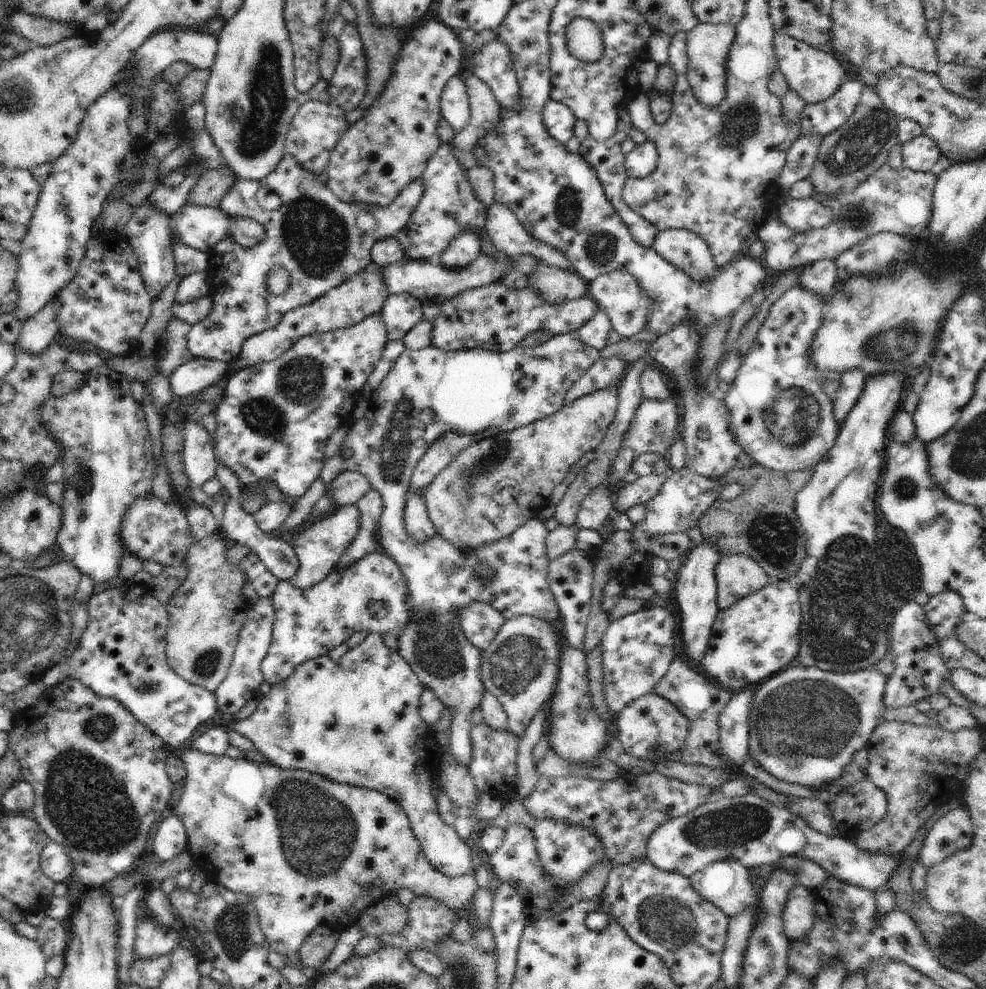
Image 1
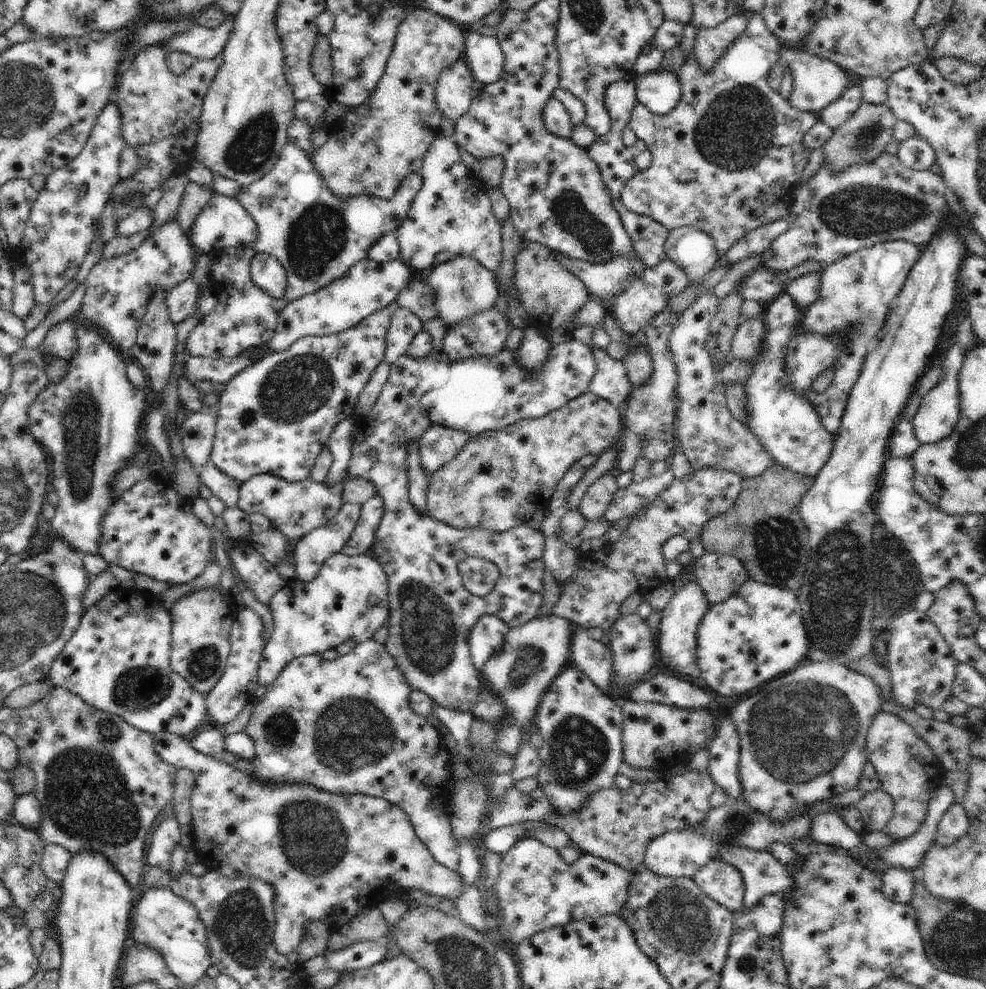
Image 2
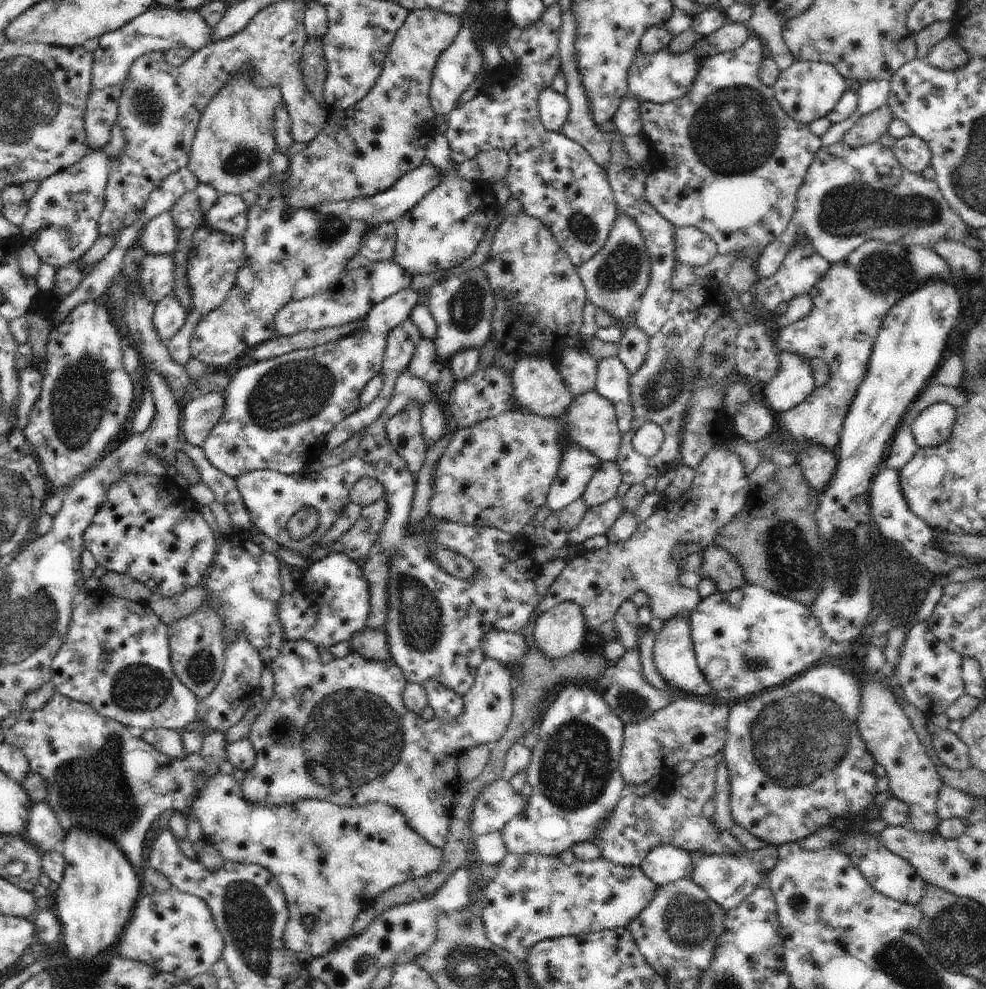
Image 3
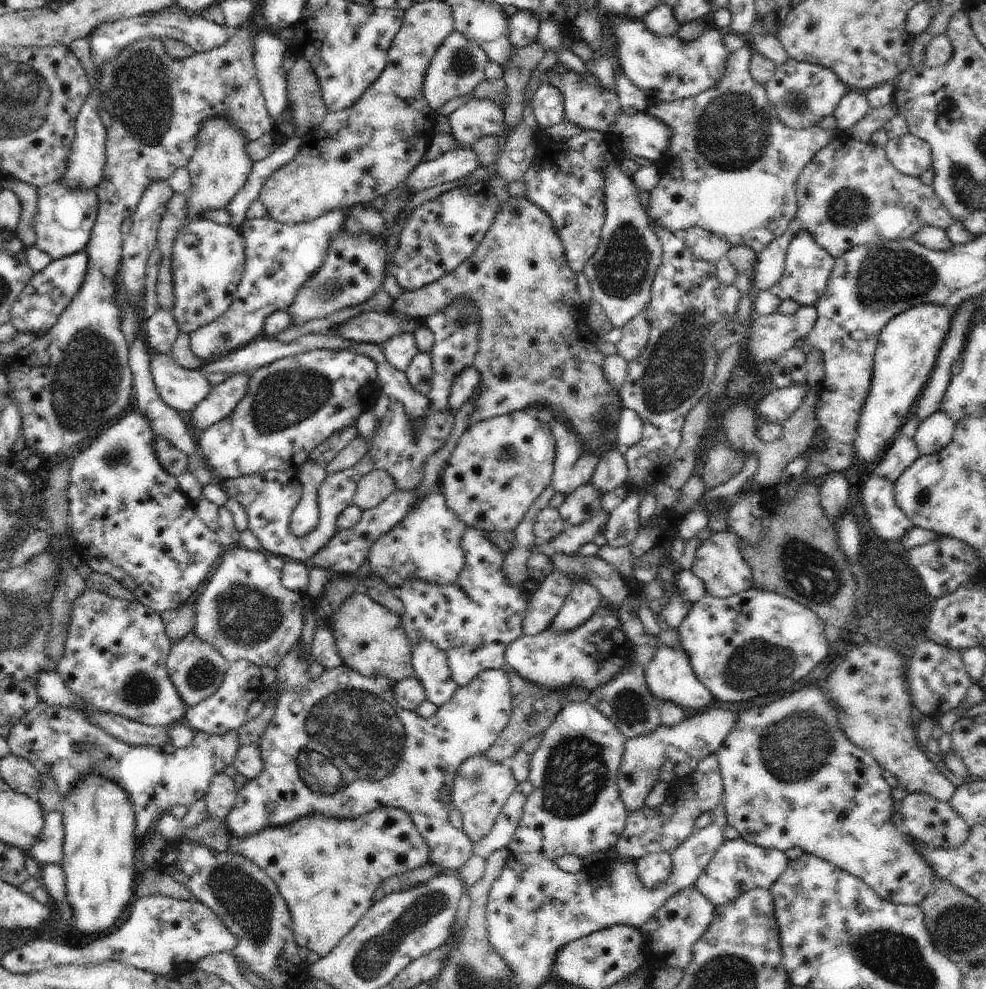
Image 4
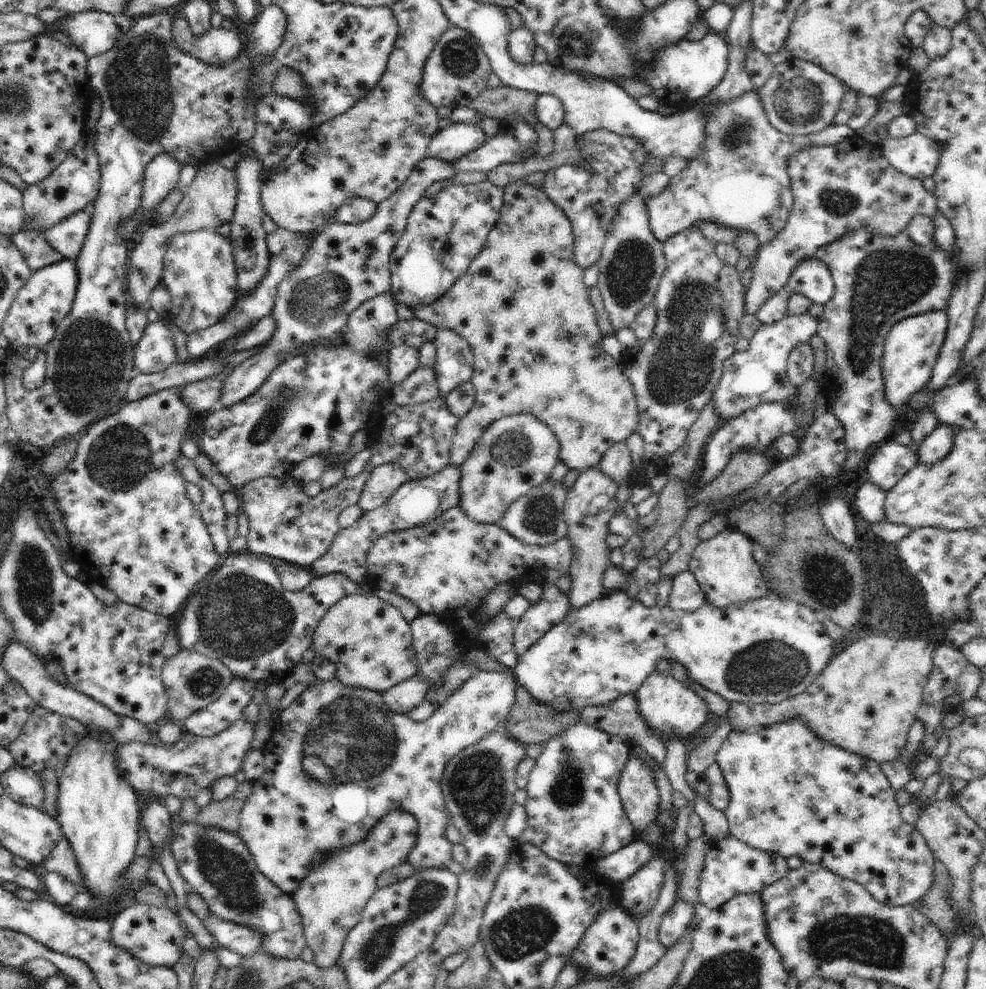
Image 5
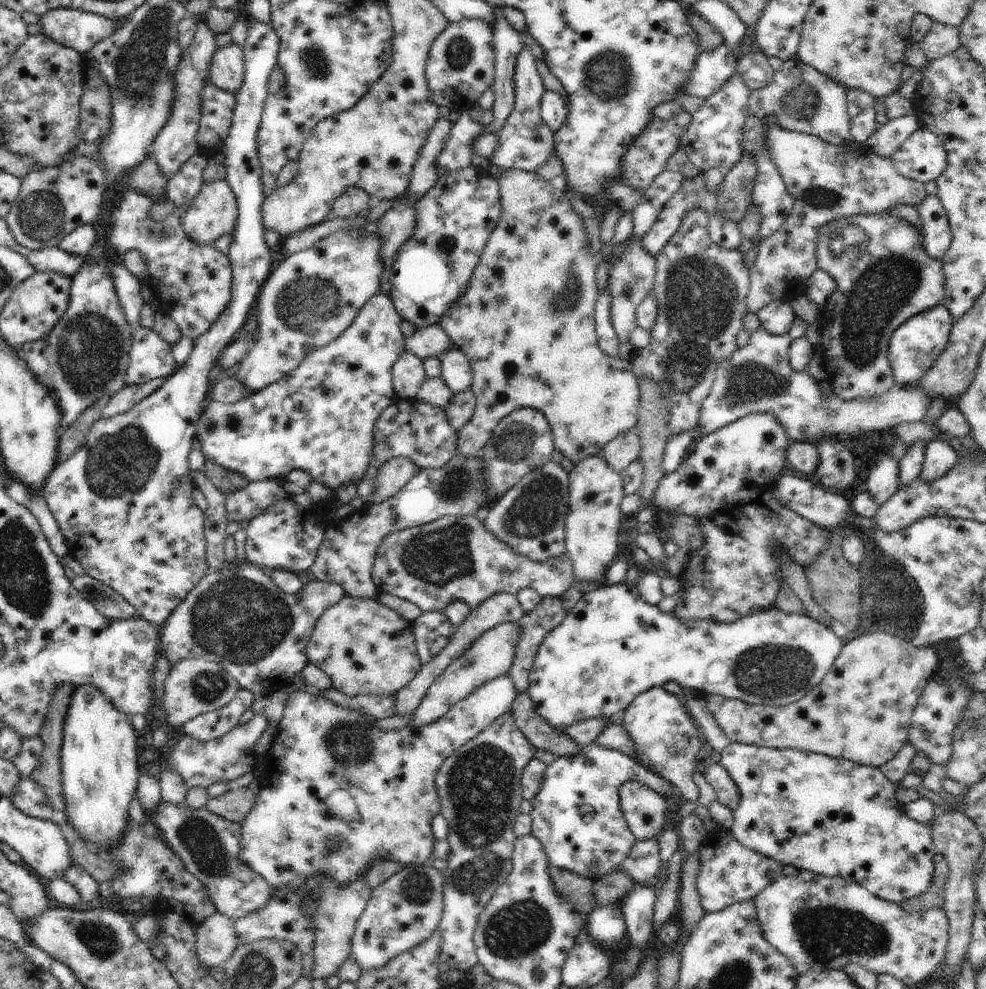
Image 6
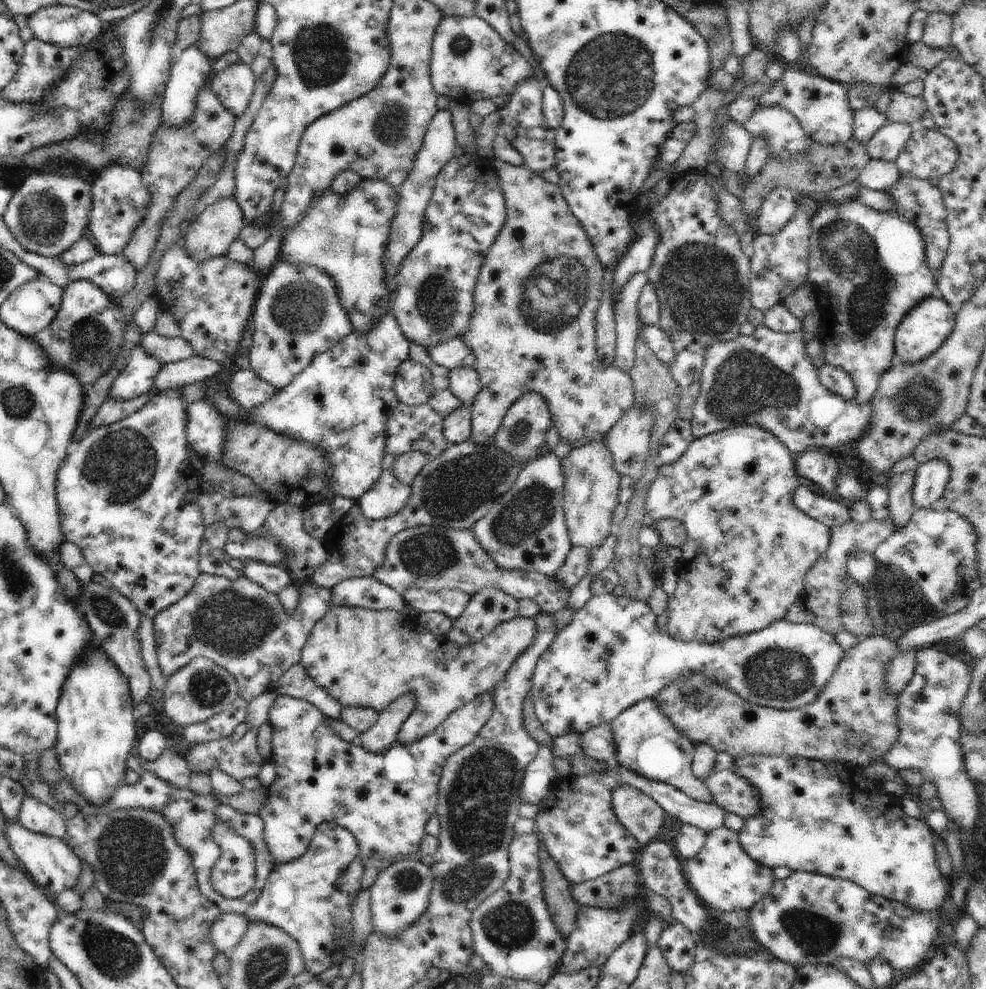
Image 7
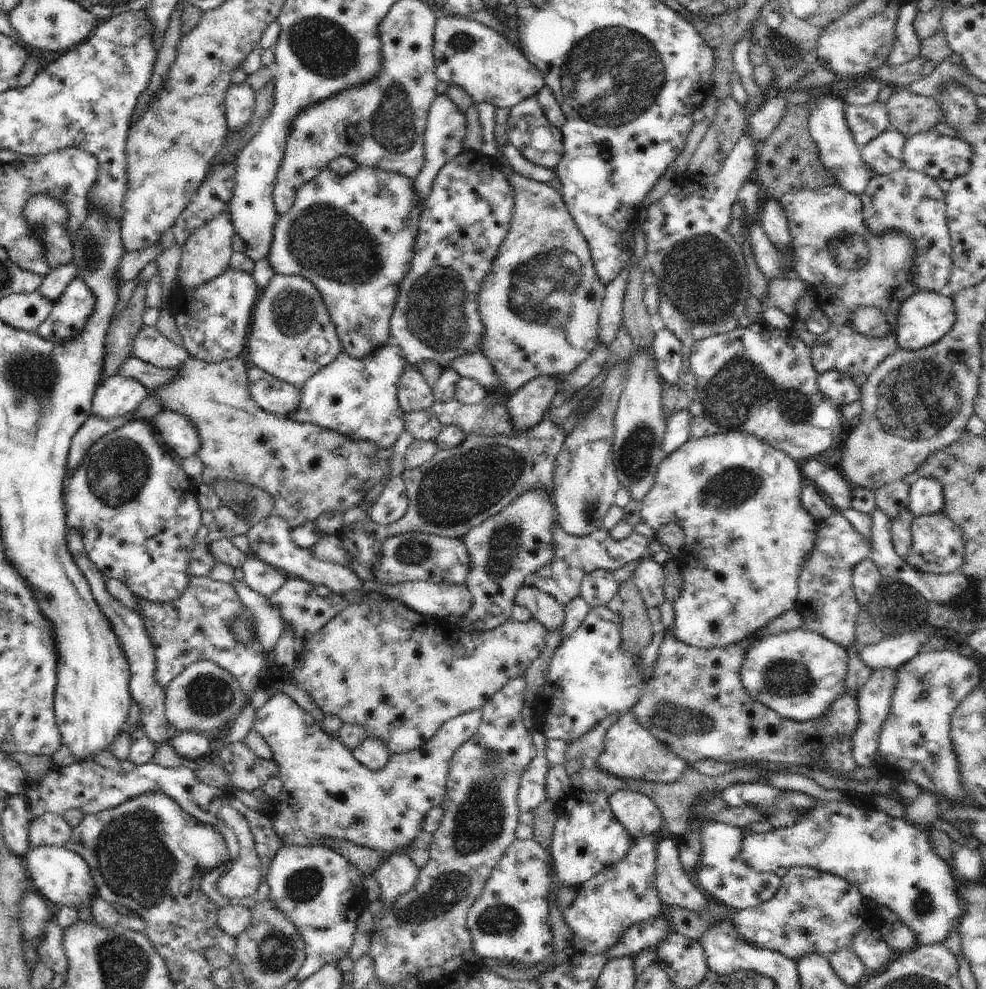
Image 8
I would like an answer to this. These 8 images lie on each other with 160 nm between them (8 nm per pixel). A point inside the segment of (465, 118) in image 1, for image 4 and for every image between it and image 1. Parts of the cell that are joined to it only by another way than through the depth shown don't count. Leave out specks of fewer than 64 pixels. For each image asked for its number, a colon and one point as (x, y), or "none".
2: (454, 91)
3: (459, 65)
4: (457, 68)

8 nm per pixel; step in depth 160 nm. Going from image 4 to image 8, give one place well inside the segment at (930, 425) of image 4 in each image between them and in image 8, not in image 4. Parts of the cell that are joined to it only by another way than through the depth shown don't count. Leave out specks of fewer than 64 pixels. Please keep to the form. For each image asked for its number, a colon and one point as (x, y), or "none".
5: (939, 442)
6: (939, 457)
7: (931, 478)
8: (927, 497)

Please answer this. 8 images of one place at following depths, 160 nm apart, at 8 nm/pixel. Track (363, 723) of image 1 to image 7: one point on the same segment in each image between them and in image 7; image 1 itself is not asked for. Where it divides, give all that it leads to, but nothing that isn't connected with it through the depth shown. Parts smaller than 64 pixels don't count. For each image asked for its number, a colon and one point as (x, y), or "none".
2: (345, 726)
3: (340, 732)
4: (341, 724)
5: (338, 760)
6: (290, 834)
7: (388, 798)

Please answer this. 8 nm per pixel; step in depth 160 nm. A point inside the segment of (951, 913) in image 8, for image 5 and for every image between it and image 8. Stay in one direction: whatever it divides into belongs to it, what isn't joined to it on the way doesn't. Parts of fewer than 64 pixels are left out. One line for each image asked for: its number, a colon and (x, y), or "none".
5: (790, 793)
6: (838, 818)
7: (825, 818)

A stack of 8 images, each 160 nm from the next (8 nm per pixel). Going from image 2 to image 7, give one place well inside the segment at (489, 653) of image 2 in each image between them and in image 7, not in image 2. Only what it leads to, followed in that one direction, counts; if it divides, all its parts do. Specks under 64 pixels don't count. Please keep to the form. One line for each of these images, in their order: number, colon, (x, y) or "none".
3: (507, 647)
4: (588, 657)
5: (768, 650)
6: (612, 646)
7: (612, 655)

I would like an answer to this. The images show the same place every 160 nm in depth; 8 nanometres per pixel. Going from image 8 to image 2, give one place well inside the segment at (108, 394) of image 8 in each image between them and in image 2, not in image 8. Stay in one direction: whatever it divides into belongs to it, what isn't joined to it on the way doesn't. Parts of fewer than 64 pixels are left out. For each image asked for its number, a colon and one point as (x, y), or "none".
2: (182, 299)
3: (169, 315)
4: (161, 329)
5: (155, 352)
6: (150, 357)
7: (137, 379)

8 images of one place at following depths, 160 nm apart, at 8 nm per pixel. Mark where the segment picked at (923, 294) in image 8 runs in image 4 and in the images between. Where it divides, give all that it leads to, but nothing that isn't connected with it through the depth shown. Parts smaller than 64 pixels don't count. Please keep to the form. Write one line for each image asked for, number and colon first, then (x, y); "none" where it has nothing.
4: (908, 346)
5: (910, 352)
6: (914, 347)
7: (926, 326)

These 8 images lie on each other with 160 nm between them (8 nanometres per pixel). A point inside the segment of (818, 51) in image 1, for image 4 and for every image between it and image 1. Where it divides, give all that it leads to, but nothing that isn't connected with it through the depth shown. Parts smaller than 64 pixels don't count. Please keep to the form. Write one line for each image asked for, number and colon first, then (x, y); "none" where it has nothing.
2: (817, 82)
3: (807, 90)
4: (801, 94)

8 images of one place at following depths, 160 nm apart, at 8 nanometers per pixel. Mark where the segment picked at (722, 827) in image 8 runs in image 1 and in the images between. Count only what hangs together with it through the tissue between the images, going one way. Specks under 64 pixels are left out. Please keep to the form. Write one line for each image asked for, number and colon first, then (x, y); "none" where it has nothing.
1: (727, 883)
2: (722, 882)
3: (728, 878)
4: (738, 866)
5: (731, 867)
6: (729, 873)
7: (724, 877)

